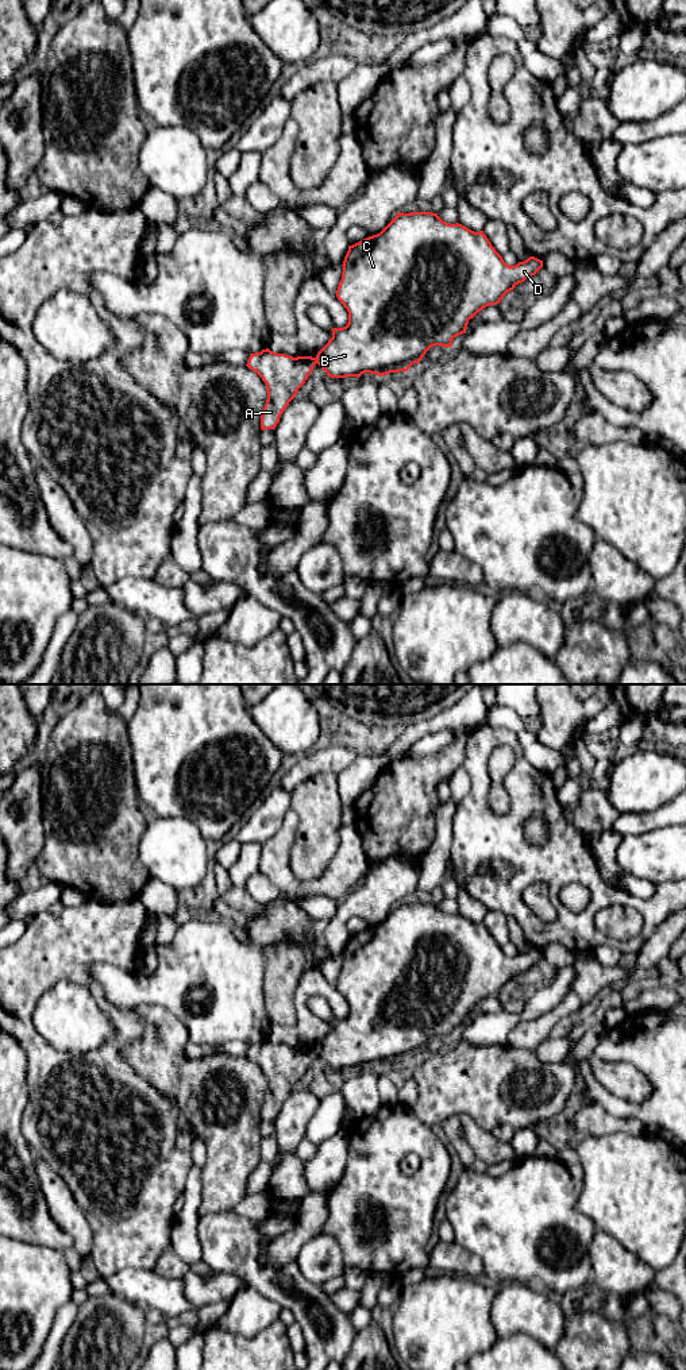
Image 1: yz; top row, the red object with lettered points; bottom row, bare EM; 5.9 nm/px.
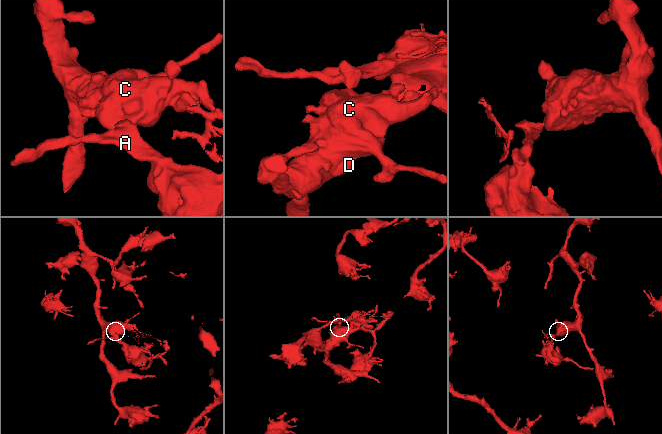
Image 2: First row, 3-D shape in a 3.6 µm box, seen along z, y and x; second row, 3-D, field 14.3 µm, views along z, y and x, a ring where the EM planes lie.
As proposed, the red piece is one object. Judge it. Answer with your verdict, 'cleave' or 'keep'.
cleave

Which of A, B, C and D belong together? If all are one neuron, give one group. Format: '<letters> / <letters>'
A / B C D

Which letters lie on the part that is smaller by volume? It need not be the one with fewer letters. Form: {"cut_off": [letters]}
{"cut_off": ["A"]}

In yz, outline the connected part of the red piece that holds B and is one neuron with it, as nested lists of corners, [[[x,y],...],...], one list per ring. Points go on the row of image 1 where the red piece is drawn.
[[[398,212],[394,219],[377,235],[369,236],[352,246],[348,246],[348,251],[343,261],[343,273],[339,282],[336,297],[348,312],[348,323],[343,328],[332,328],[332,337],[328,343],[317,352],[316,363],[327,373],[331,378],[346,378],[346,377],[361,377],[365,373],[375,375],[386,375],[390,373],[408,371],[415,363],[419,363],[425,352],[433,346],[451,347],[452,339],[466,333],[469,320],[473,319],[478,312],[489,305],[497,305],[501,302],[504,296],[513,290],[516,285],[524,282],[527,278],[535,275],[542,267],[543,261],[529,256],[524,262],[519,262],[514,266],[509,266],[504,262],[502,256],[492,246],[483,231],[474,232],[465,225],[448,224],[443,221],[438,213],[432,212]]]

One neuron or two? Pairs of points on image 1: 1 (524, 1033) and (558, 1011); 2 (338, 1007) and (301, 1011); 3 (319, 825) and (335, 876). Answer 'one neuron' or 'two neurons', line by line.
1: one neuron
2: one neuron
3: two neurons

